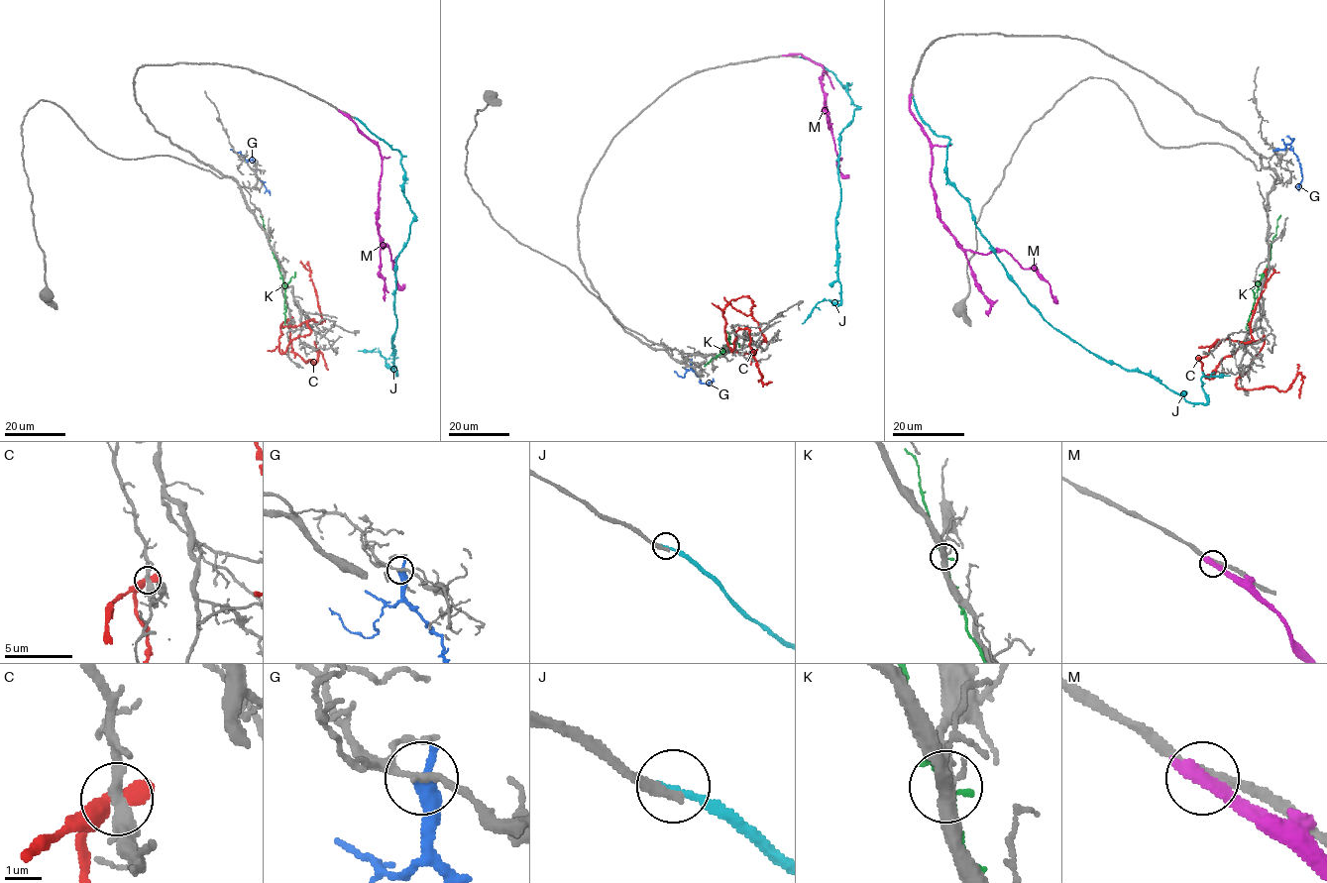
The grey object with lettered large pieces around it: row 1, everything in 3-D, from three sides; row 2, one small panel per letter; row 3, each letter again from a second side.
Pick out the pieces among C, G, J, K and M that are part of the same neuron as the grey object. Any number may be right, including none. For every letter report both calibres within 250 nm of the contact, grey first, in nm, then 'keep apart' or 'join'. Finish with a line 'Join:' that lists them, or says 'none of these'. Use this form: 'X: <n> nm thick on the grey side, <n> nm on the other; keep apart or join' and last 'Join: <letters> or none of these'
C: 280 nm thick on the grey side, 600 nm on the other; keep apart
G: 200 nm thick on the grey side, 600 nm on the other; keep apart
J: 260 nm thick on the grey side, 150 nm on the other; join
K: 220 nm thick on the grey side, 140 nm on the other; keep apart
M: 260 nm thick on the grey side, 420 nm on the other; keep apart
Join: J

